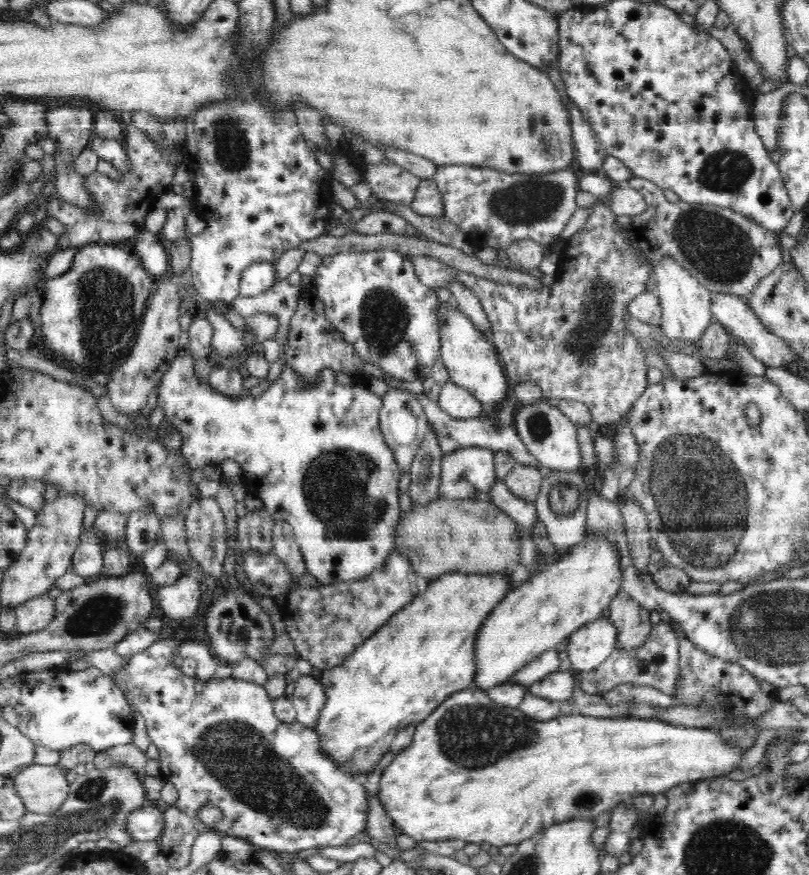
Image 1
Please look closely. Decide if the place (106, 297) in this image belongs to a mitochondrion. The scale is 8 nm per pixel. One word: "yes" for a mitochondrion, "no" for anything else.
yes

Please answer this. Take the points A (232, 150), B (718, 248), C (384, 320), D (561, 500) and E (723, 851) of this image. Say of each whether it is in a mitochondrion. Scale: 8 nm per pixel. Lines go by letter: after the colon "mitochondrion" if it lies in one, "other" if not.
A: mitochondrion
B: mitochondrion
C: mitochondrion
D: mitochondrion
E: mitochondrion

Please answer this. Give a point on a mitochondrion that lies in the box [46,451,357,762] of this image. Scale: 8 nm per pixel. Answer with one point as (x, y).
(98, 614)

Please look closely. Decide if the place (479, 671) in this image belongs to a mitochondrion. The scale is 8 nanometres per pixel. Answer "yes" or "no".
no

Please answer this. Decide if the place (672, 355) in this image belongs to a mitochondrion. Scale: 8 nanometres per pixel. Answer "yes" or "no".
no

